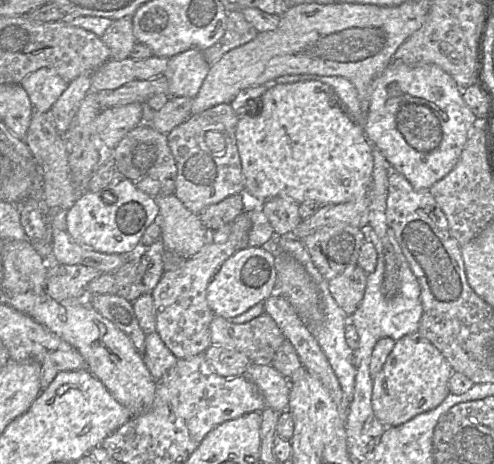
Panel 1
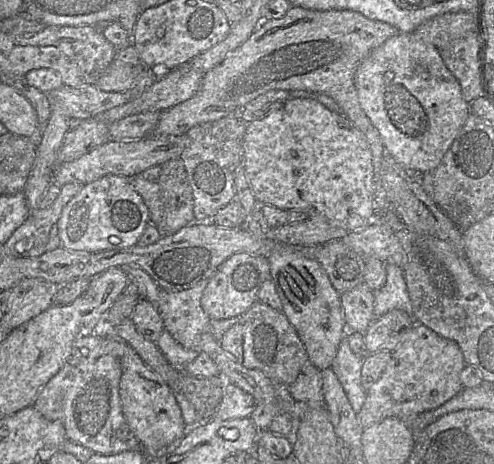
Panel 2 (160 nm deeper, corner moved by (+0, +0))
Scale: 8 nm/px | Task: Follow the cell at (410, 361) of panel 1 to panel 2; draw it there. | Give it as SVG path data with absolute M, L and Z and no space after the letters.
M417 323L391 352L391 358L385 370L367 391L364 405L358 413L361 426L364 429L369 428L388 417L410 418L441 406L463 388L460 373L465 366L463 353L456 342L443 338L423 324Z

